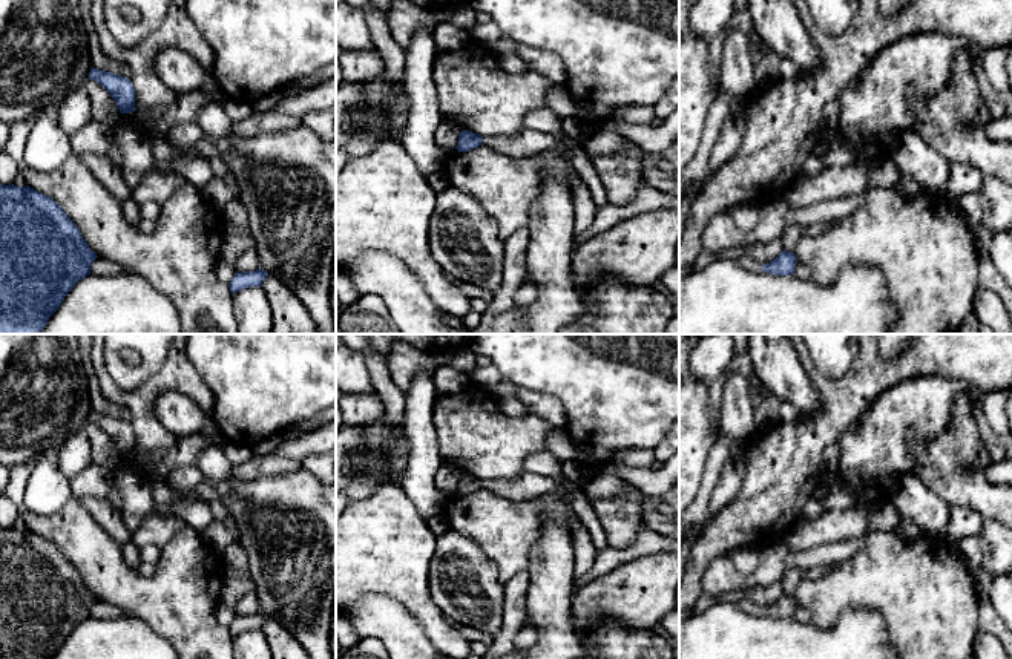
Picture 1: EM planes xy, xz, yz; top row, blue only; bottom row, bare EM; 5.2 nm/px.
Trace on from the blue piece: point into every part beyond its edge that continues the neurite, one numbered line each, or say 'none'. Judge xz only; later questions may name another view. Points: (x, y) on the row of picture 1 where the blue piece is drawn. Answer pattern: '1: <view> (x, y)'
1: xz (526, 143)

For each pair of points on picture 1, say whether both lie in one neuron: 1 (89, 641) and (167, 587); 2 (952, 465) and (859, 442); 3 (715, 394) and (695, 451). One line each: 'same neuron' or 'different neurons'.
1: different neurons
2: different neurons
3: different neurons

